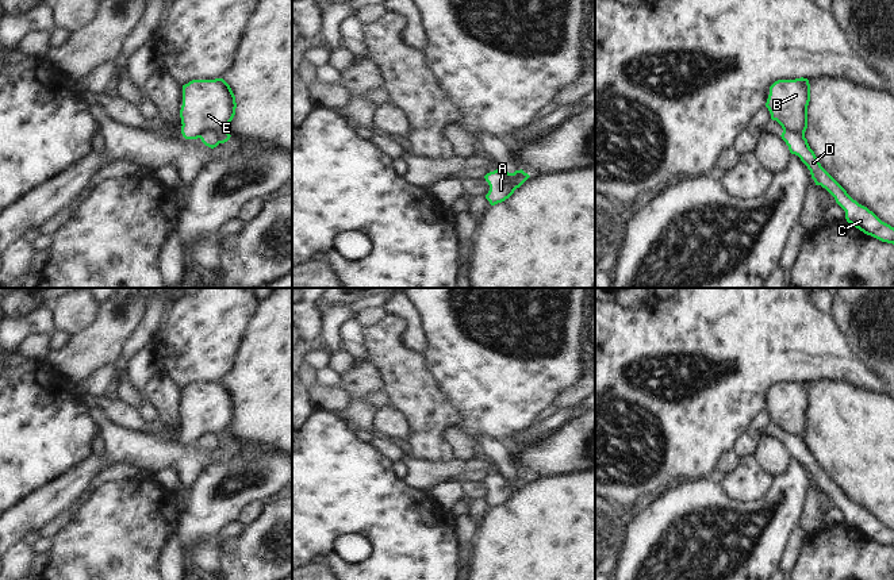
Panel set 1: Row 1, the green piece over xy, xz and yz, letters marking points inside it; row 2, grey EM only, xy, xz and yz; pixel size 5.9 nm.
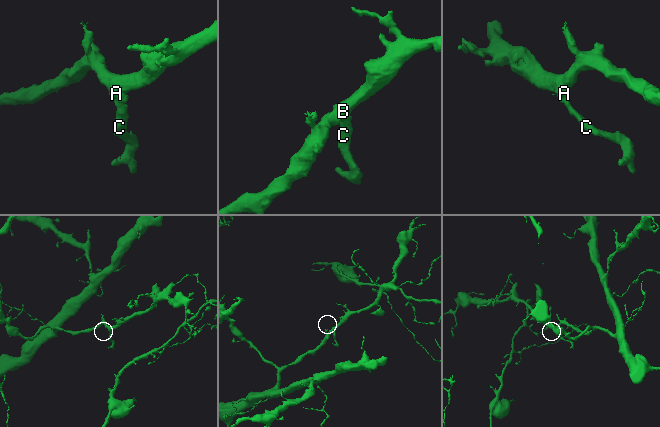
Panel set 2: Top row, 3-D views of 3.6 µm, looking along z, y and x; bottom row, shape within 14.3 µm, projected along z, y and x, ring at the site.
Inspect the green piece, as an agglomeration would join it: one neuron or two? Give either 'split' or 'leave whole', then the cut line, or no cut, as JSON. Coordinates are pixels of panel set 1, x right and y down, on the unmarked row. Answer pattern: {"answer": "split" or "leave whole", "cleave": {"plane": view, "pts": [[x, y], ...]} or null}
{"answer": "split", "cleave": {"plane": "xy", "pts": [[225, 433], [206, 433], [199, 440]]}}

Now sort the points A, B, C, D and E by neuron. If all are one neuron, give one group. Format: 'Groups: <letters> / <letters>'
Groups: A B E / C D.

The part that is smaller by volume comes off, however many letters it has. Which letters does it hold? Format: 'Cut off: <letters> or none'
Cut off: C, D

